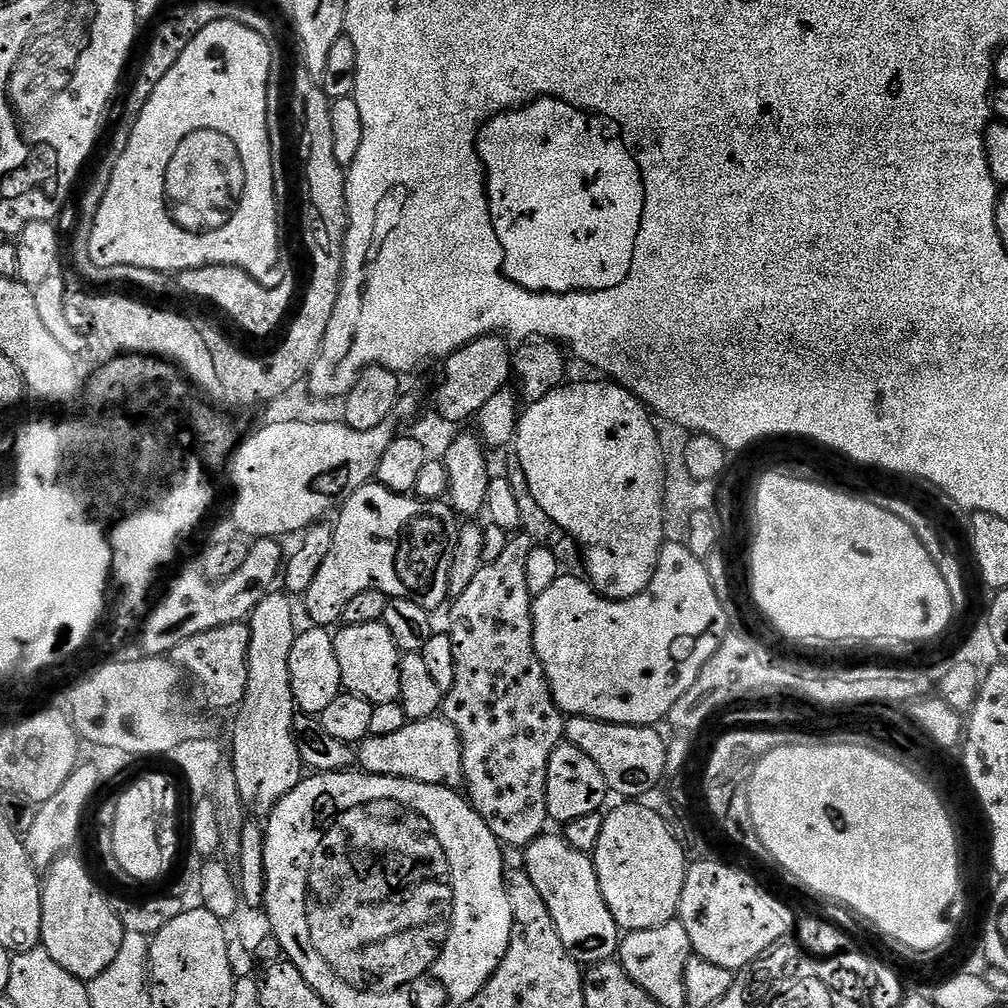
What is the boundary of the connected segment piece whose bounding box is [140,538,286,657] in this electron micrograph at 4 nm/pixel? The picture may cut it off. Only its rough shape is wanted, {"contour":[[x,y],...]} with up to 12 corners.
{"contour":[[251,541],[216,583],[184,572],[147,613],[145,657],[247,621],[277,587],[286,552]]}

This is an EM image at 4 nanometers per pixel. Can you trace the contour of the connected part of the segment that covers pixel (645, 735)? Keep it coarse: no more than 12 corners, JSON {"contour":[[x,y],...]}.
{"contour":[[568,716],[564,740],[620,798],[644,798],[667,773],[652,726]]}

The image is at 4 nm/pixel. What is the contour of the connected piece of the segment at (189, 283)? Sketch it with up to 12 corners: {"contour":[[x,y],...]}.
{"contour":[[230,266],[186,270],[174,284],[268,336],[289,315],[296,284],[265,286]]}

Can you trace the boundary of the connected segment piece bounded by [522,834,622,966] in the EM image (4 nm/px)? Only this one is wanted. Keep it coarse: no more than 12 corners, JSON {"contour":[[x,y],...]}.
{"contour":[[563,835],[523,849],[523,871],[581,966],[619,953],[595,859]]}

